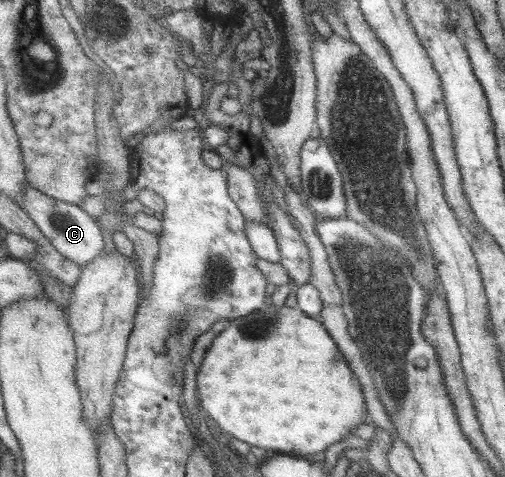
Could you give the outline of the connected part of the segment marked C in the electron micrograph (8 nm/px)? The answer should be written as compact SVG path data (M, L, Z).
M29 183L26 184L26 193L21 198L21 208L30 214L30 217L38 224L38 228L53 242L54 248L66 255L66 258L77 262L80 266L88 266L99 256L103 256L104 236L102 236L102 227L98 225L98 220L82 206L75 206L56 200L51 196L42 193L33 188Z

